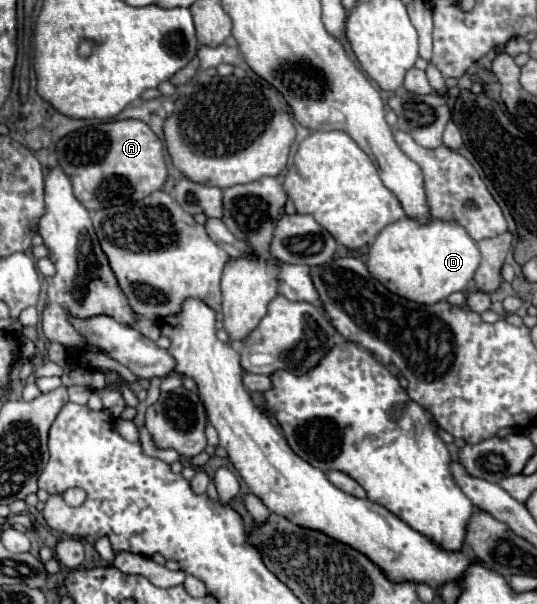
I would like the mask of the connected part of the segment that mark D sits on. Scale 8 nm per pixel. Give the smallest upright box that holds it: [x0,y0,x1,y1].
[367,218,481,304]

